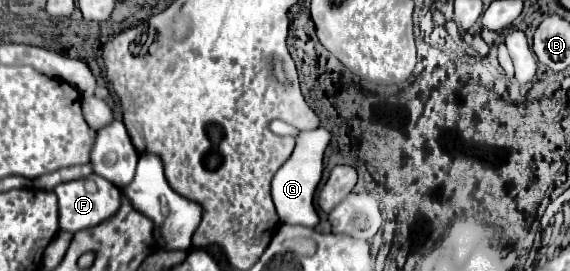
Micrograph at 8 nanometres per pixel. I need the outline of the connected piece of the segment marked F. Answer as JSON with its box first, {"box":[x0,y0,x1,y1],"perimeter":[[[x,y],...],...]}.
{"box":[56,175,122,235],"perimeter":[[[88,175],[84,179],[76,179],[76,181],[68,181],[68,183],[60,183],[56,189],[58,195],[58,209],[60,209],[60,231],[66,231],[70,235],[84,231],[84,229],[92,229],[104,221],[108,221],[112,215],[118,213],[120,205],[122,205],[122,191],[118,187],[114,187],[110,181],[98,177],[98,175]]]}

